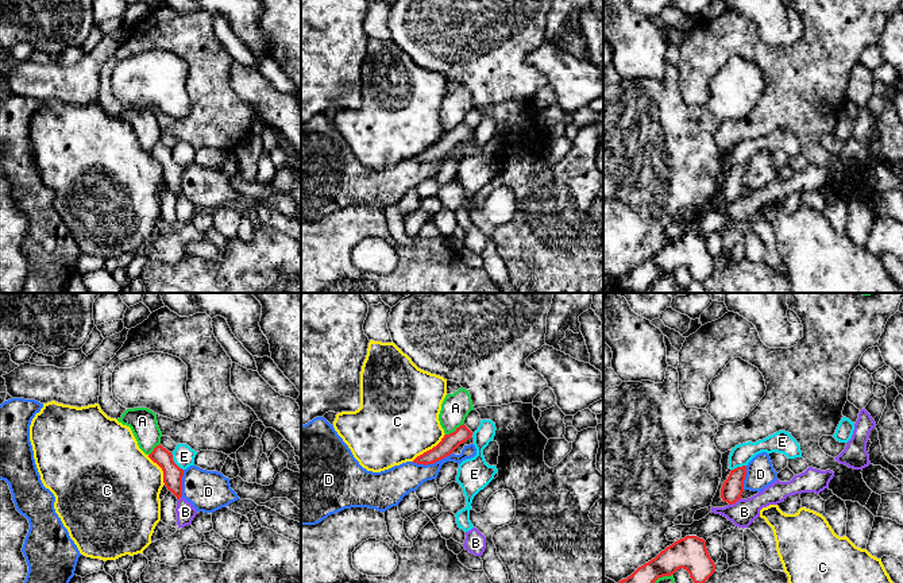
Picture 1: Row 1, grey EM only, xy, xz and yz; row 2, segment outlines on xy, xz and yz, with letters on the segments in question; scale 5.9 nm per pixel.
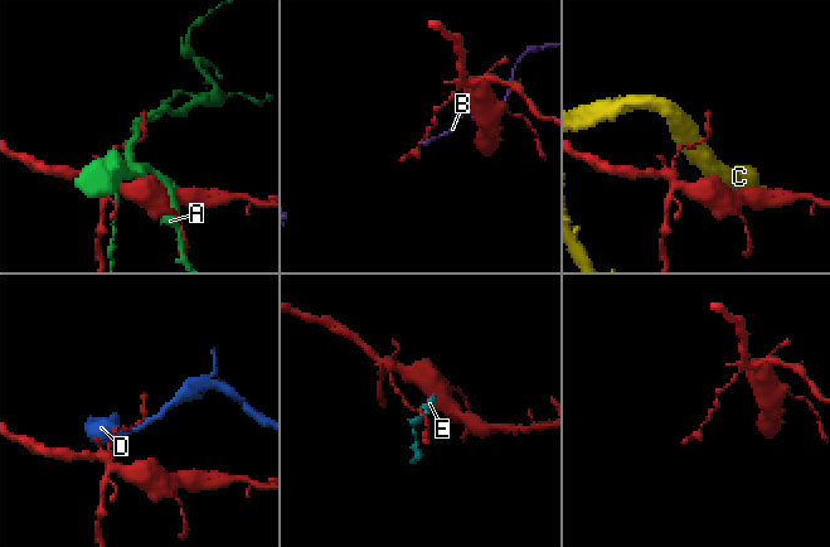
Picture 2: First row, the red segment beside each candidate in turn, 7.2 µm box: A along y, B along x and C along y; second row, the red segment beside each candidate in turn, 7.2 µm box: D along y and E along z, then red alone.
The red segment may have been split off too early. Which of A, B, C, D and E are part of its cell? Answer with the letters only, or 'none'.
none

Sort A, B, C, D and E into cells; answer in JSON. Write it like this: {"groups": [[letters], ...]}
{"groups": [["A"], ["B"], ["C"], ["D"], ["E"]]}

